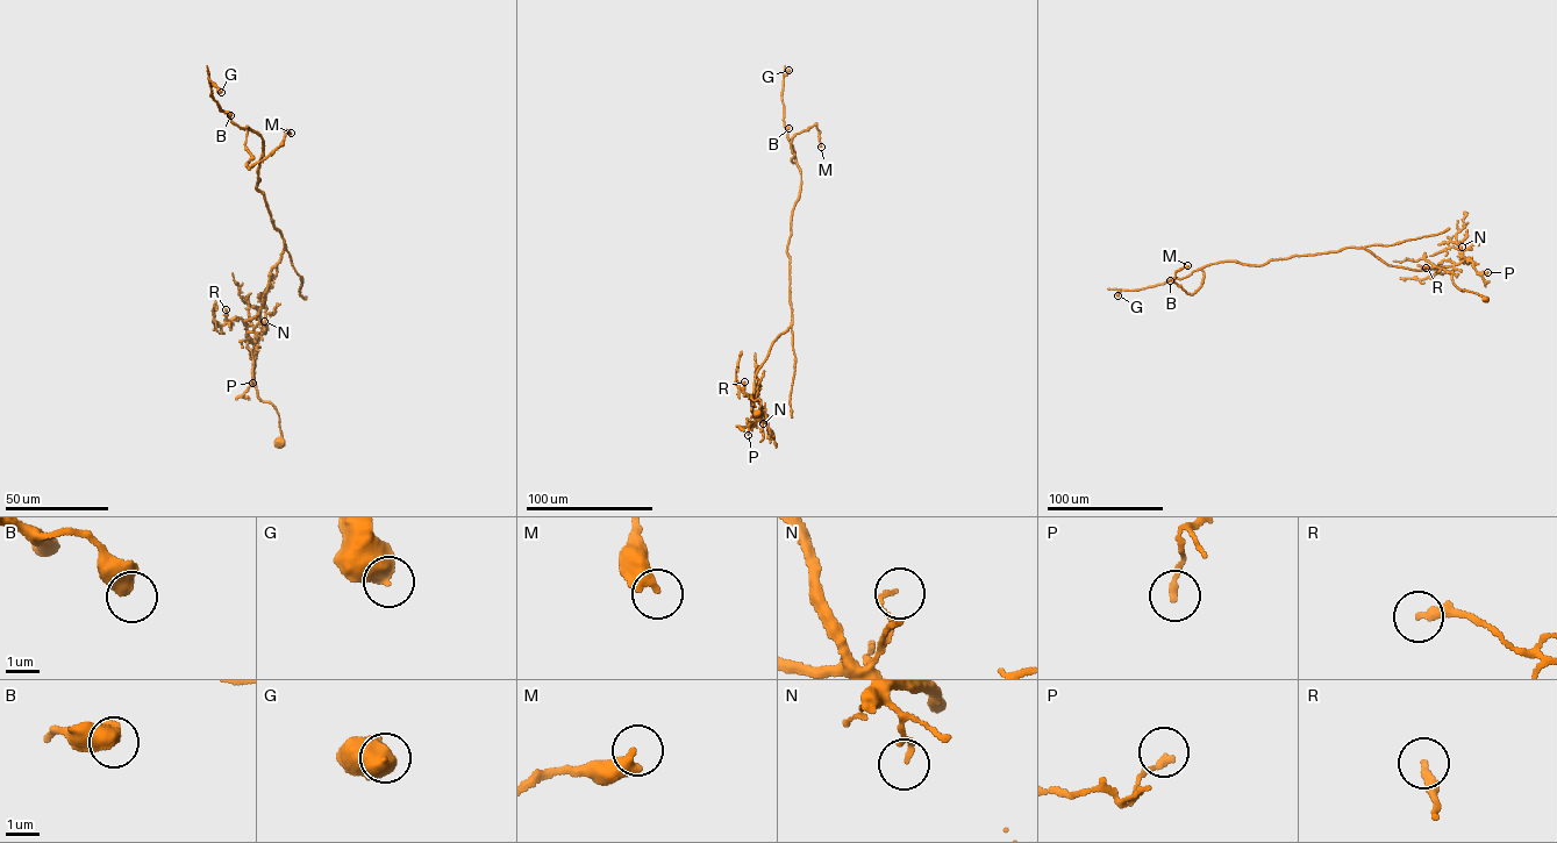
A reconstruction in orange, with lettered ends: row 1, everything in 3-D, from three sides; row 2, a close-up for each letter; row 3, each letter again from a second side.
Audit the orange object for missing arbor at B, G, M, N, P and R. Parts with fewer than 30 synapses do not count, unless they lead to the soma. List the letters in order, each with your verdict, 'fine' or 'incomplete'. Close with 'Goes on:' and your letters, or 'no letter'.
B: fine
G: fine
M: fine
N: fine
P: fine
R: fine
Goes on: no letter

